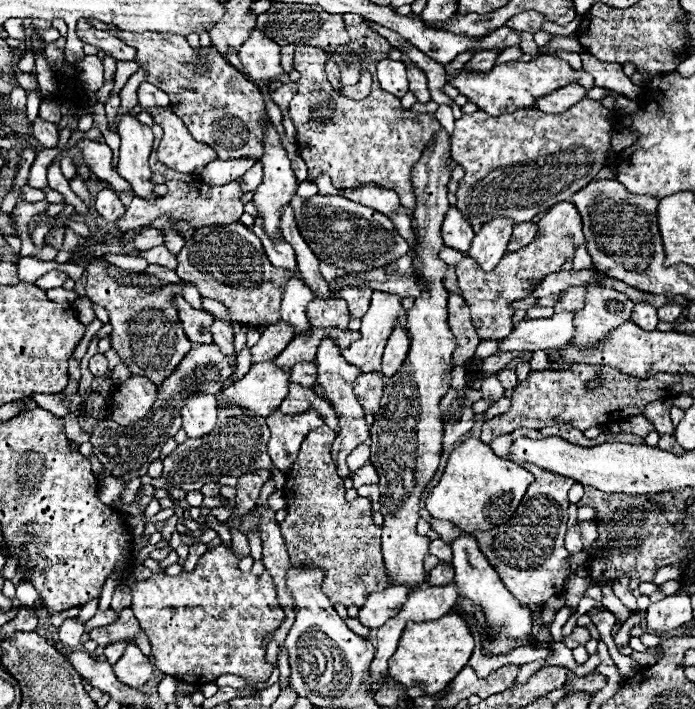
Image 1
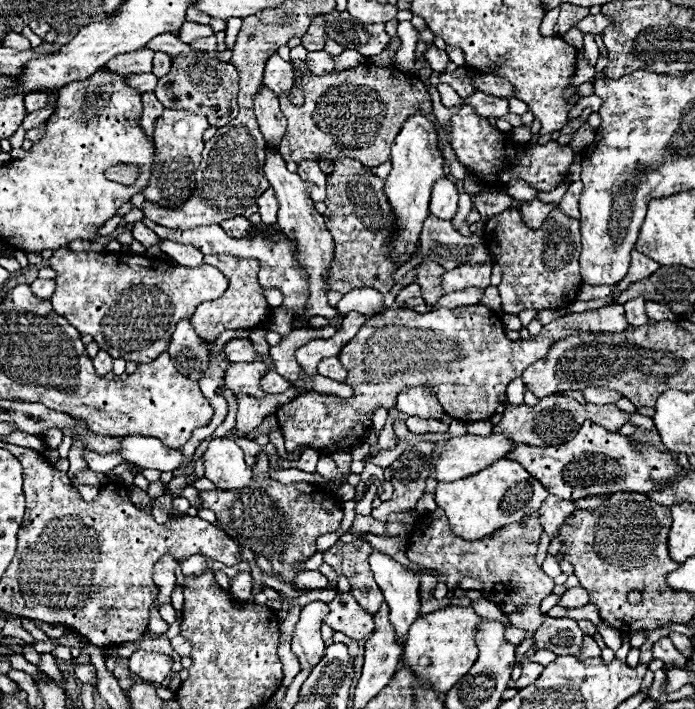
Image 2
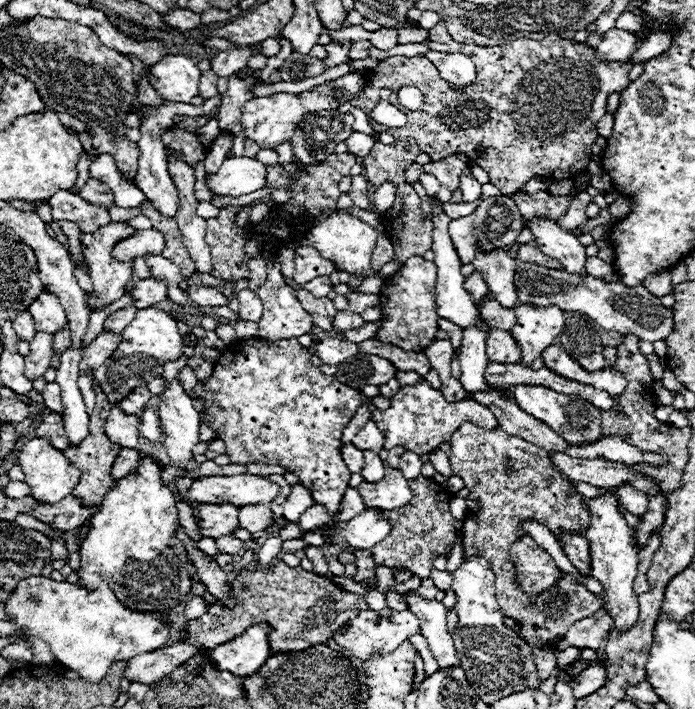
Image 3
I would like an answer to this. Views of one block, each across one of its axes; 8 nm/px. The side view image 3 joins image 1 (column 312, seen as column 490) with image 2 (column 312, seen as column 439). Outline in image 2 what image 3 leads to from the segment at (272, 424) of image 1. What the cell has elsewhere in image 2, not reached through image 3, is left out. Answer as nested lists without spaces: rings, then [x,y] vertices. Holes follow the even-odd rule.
[[[606,304],[598,310],[586,310],[586,312],[560,316],[552,320],[550,324],[546,324],[538,336],[530,336],[528,340],[516,340],[516,342],[506,338],[502,318],[494,314],[492,310],[488,310],[486,306],[464,306],[456,310],[440,308],[428,314],[416,314],[408,308],[400,308],[400,310],[390,308],[390,310],[386,312],[386,316],[368,318],[368,322],[360,326],[360,332],[338,354],[338,360],[348,370],[346,384],[354,388],[354,396],[338,398],[332,394],[304,392],[302,396],[296,396],[296,400],[290,400],[288,404],[280,406],[280,410],[276,410],[276,418],[286,438],[288,452],[294,452],[296,448],[312,446],[316,450],[326,450],[328,454],[332,454],[338,450],[352,450],[364,444],[364,436],[368,432],[374,410],[380,406],[386,410],[394,408],[396,396],[400,394],[400,390],[412,388],[412,386],[432,388],[438,400],[442,402],[442,408],[446,410],[446,414],[450,414],[456,420],[462,420],[462,422],[488,420],[488,416],[496,414],[496,408],[498,408],[496,398],[506,394],[506,386],[514,378],[522,376],[528,364],[542,360],[542,356],[548,354],[548,346],[554,340],[560,340],[576,332],[624,332],[624,328],[628,328],[622,304]]]

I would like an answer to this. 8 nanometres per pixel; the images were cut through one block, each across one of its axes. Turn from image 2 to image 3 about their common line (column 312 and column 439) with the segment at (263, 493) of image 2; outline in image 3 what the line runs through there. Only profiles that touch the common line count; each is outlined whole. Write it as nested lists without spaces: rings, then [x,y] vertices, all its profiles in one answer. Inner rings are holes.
[[[426,476],[412,478],[408,484],[412,490],[412,500],[398,510],[382,510],[382,516],[392,524],[392,530],[372,548],[372,558],[376,564],[384,564],[388,568],[406,568],[414,576],[426,578],[432,570],[432,558],[436,554],[450,554],[456,542],[456,520],[448,510],[450,492],[444,486]]]

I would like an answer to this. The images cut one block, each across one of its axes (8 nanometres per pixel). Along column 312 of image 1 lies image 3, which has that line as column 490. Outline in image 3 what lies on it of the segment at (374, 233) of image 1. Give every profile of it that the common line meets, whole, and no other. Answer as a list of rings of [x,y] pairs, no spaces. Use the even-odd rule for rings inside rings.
[[[500,196],[496,200],[498,200],[498,204],[480,204],[476,208],[476,218],[480,218],[480,220],[476,220],[474,212],[472,212],[470,216],[456,218],[450,222],[450,236],[454,240],[454,248],[458,248],[458,256],[462,256],[462,264],[470,264],[478,250],[486,252],[486,250],[510,246],[522,232],[522,228],[524,228],[522,214],[516,208],[516,204],[512,204],[512,198]]]

